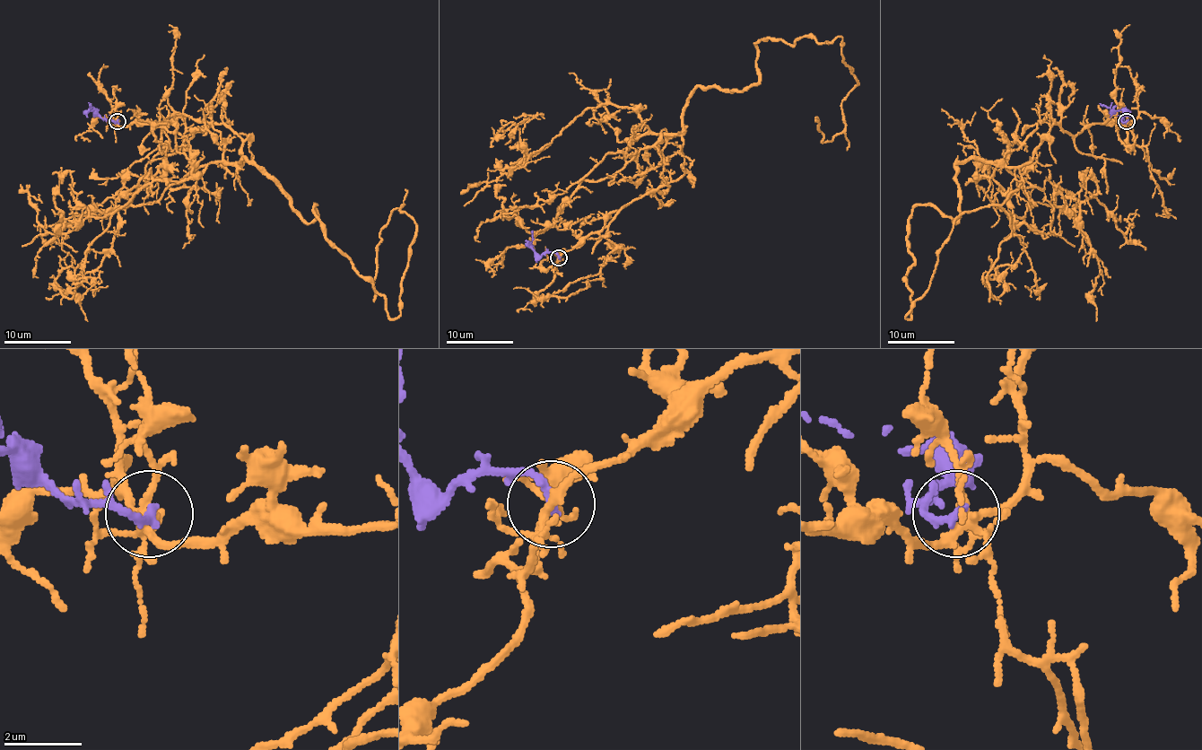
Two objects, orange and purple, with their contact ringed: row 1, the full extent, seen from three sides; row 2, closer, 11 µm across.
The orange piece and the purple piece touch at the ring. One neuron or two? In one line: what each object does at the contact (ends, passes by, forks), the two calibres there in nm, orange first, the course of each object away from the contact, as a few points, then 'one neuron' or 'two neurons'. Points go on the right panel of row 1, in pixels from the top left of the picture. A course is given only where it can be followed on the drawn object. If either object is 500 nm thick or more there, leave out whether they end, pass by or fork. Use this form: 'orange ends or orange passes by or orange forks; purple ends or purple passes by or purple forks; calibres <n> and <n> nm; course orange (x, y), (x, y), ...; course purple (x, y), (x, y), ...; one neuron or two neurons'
orange forks; purple ends; calibres 200 and 240 nm; course orange (1127, 121), (962, 160), (955, 222), (913, 209), (907, 318), (996, 205), (988, 301); course purple (1127, 121), (1121, 121), (1123, 113), (1120, 109), (1110, 109), (1100, 103); two neurons

